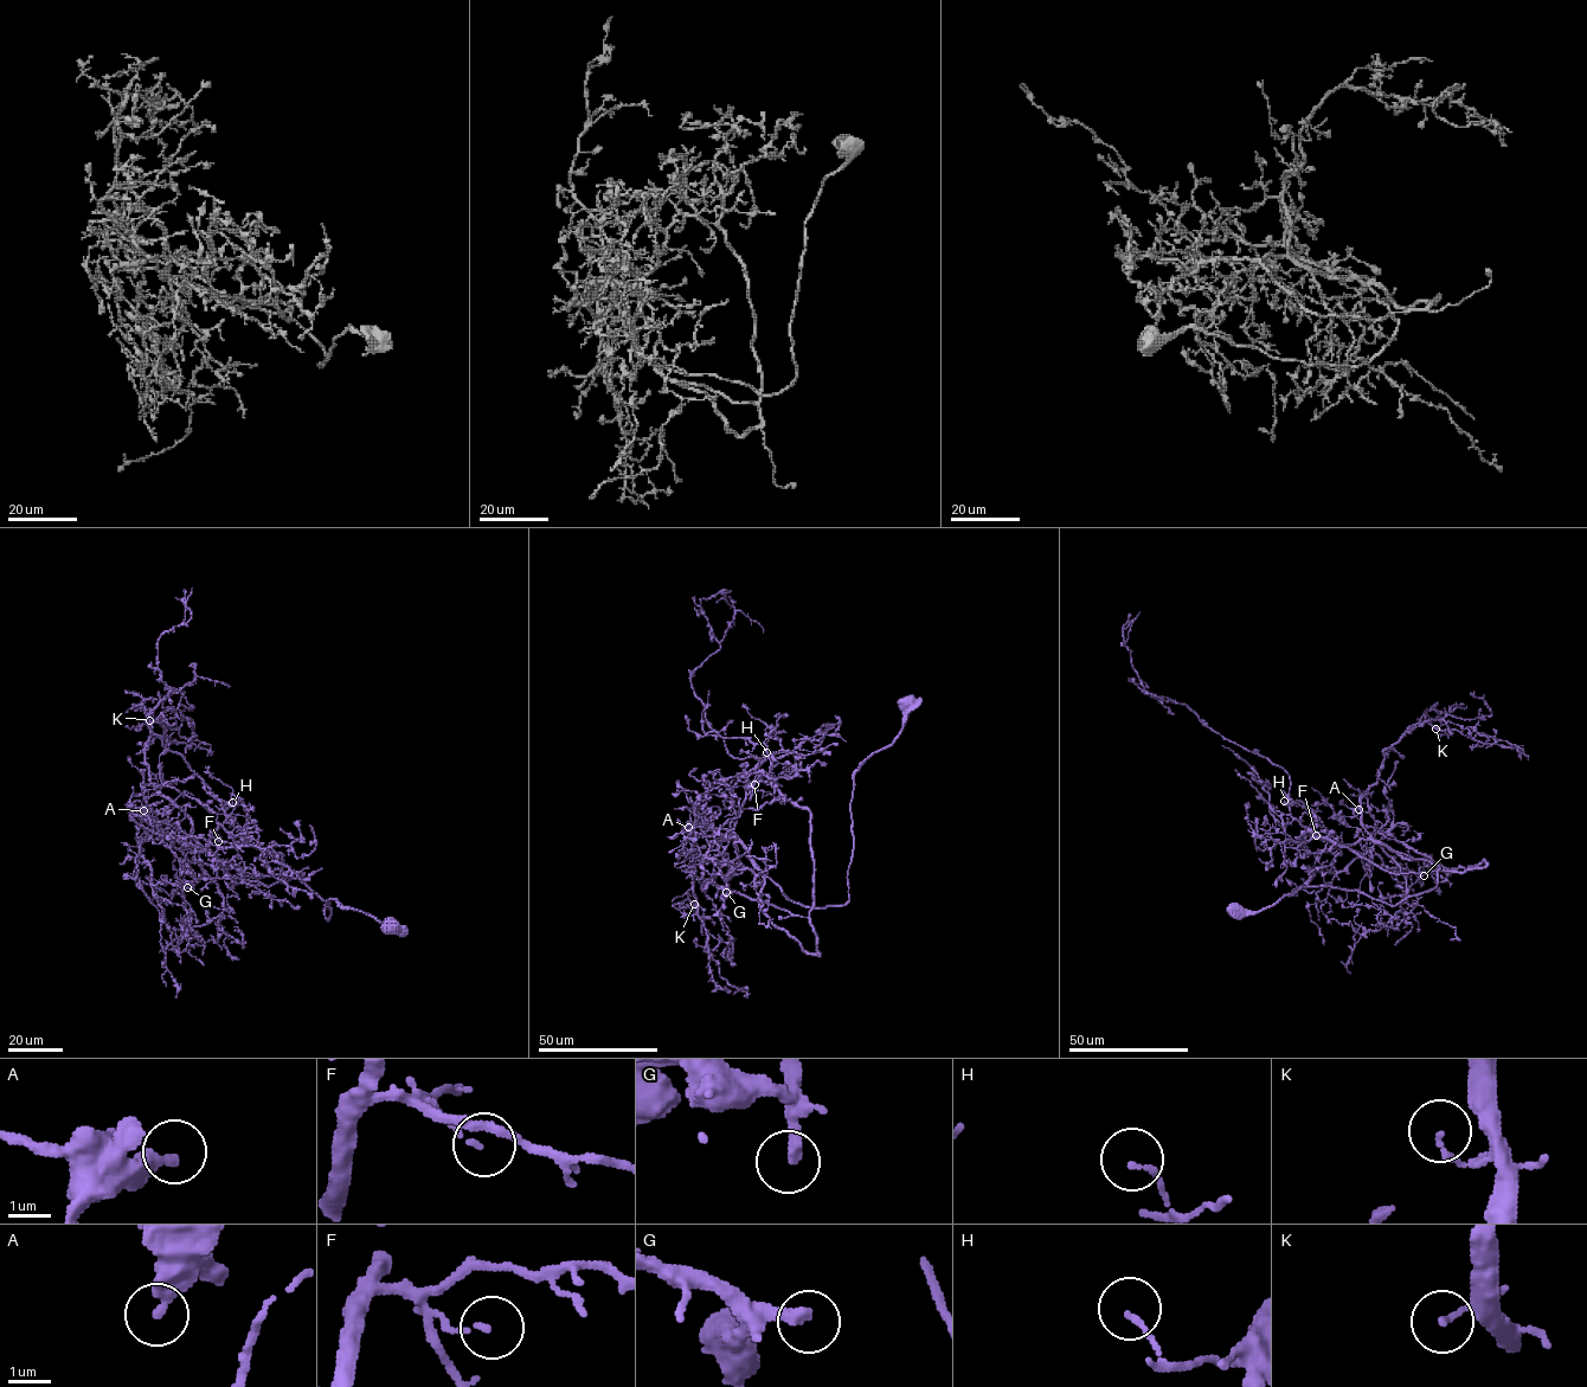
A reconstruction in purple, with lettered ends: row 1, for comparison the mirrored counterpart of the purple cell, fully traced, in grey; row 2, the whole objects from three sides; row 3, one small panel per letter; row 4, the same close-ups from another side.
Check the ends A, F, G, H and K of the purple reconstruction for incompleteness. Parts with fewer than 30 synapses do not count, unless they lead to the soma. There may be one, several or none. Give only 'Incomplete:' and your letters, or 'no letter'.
Incomplete: G

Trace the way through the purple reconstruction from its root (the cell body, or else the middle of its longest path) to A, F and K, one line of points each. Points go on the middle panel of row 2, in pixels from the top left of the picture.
A: (906, 701), (899, 734), (854, 775), (843, 905), (794, 903), (733, 838), (710, 852), (700, 827), (688, 827)
F: (906, 701), (899, 734), (854, 775), (843, 905), (792, 903), (752, 859), (731, 821), (746, 784), (755, 784)
K: (906, 701), (899, 734), (854, 775), (846, 904), (792, 903), (730, 829), (706, 829), (689, 853), (694, 904)

